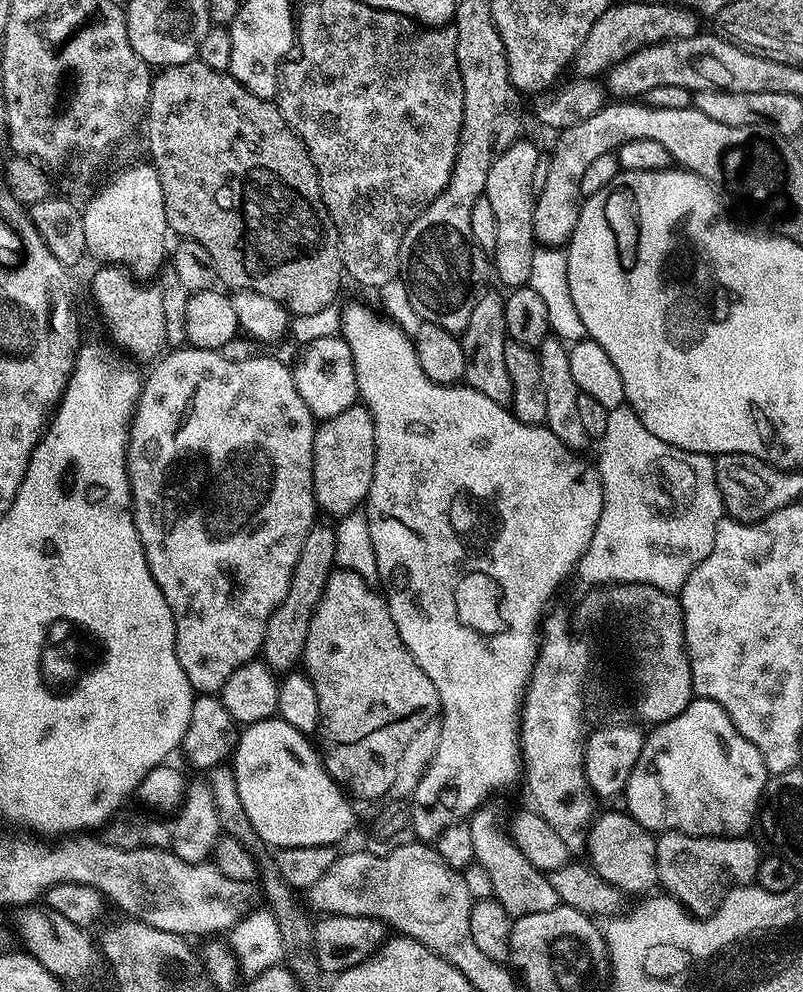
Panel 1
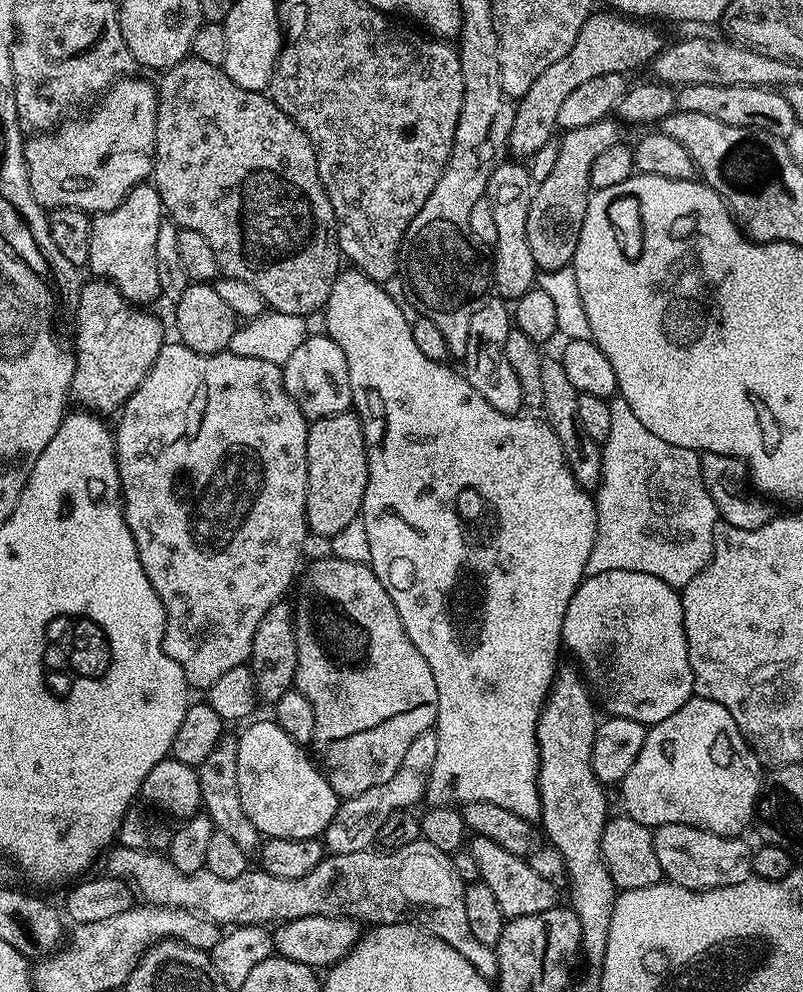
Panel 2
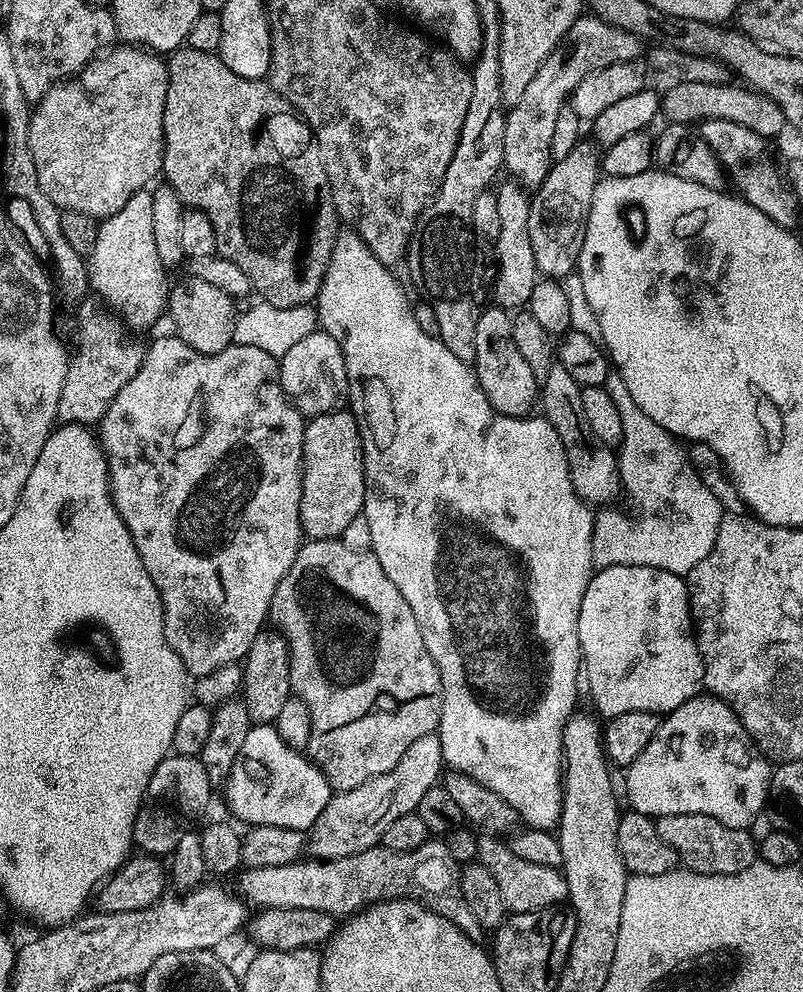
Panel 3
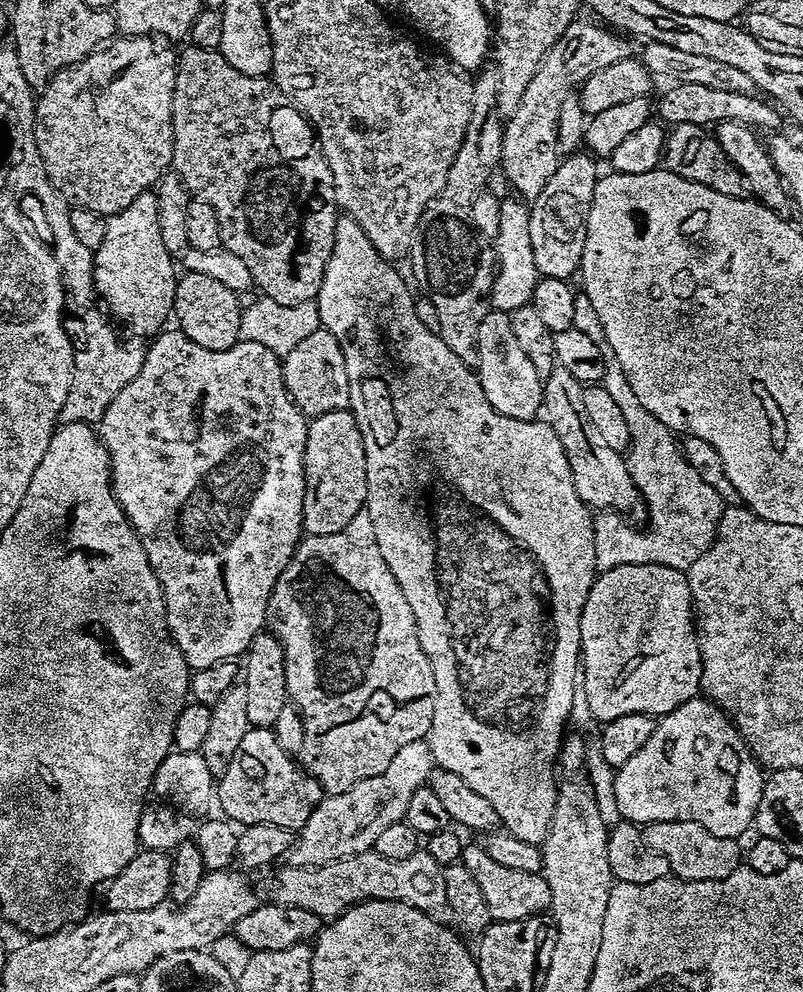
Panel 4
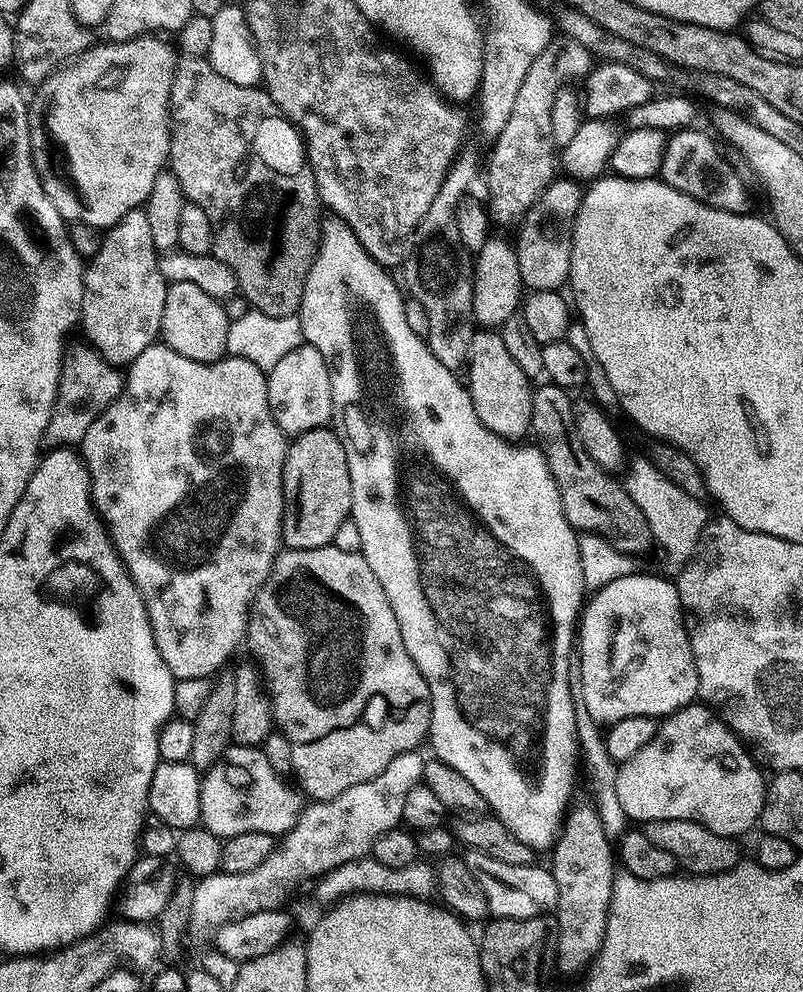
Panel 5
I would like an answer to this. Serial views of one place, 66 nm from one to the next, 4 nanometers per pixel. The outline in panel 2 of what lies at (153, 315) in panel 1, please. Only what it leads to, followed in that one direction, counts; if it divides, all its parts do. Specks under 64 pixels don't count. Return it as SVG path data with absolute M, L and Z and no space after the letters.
M99 278L89 281L89 284L81 286L80 301L76 304L76 320L84 325L76 332L76 369L70 396L73 401L77 400L80 403L77 405L81 409L91 410L96 414L116 414L124 407L130 394L134 394L136 387L148 377L148 371L152 369L158 354L165 346L166 337L163 326L148 313L148 310L133 306L114 285Z

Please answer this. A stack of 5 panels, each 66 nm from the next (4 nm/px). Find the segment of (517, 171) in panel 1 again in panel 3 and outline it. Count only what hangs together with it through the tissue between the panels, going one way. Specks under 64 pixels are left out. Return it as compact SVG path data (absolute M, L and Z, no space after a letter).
M504 184L501 188L495 189L499 220L499 238L496 246L502 251L498 254L500 266L496 276L496 288L494 284L494 296L496 292L495 303L505 310L525 307L534 286L538 283L536 263L533 260L533 250L528 236L530 196L529 193L524 193L527 191L523 187L512 184Z

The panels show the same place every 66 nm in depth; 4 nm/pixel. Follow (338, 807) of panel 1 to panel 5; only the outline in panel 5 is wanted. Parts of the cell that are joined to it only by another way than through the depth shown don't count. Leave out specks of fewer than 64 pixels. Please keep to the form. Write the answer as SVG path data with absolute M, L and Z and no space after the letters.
M230 746L223 757L203 773L200 781L200 824L221 838L247 832L265 832L274 838L279 837L296 823L302 811L301 793L284 780L287 779L270 766L266 754L259 747Z

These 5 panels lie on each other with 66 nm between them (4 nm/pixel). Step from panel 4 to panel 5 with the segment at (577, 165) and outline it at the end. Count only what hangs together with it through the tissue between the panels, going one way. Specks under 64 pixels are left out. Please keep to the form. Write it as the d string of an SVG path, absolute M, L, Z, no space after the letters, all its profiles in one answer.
M557 178L544 191L542 208L548 211L553 228L545 236L540 236L529 244L519 245L520 272L525 289L547 292L569 283L572 274L572 237L568 223L575 221L576 211L579 210L582 201L584 192L581 185L571 178Z

